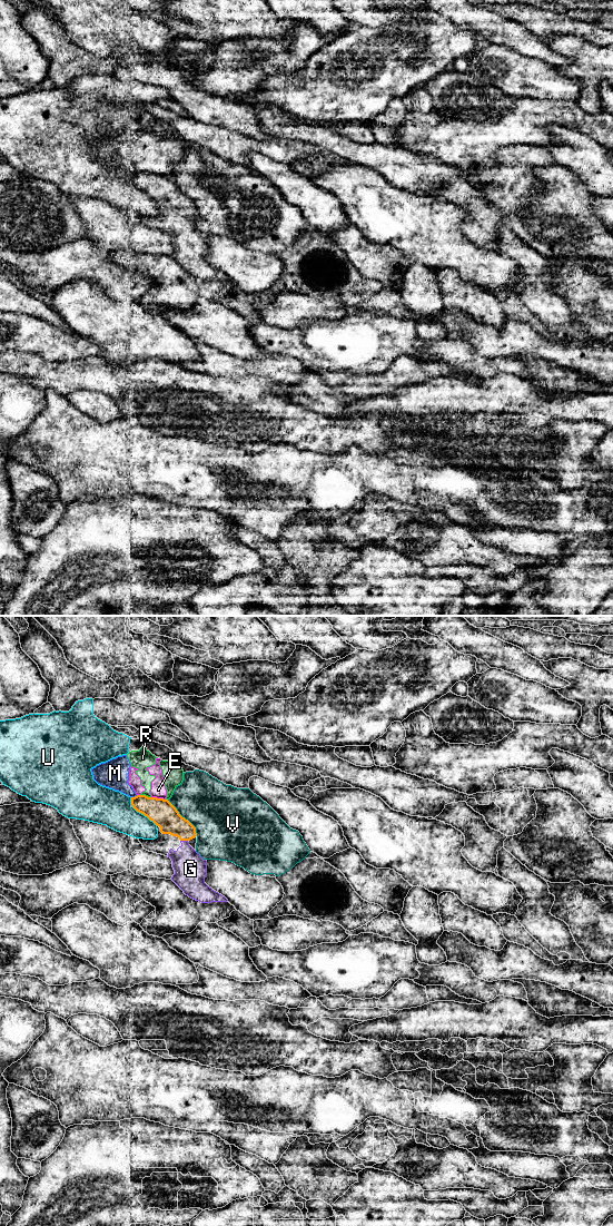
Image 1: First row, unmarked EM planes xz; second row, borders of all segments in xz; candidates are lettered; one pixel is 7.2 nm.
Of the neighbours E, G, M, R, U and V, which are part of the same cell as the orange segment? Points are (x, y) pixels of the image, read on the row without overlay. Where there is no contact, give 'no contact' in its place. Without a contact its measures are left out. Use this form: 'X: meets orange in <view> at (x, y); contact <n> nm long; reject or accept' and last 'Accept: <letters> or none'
E: meets orange in xz at (158, 175); contact 110 nm long; reject
G: meets orange in xz at (184, 216); contact 60 nm long; accept
M: meets orange in xz at (135, 173); contact 50 nm long; reject
R: meets orange in xz at (145, 172); contact 80 nm long; reject
U: meets orange in xz at (140, 188); contact 280 nm long; reject
V: meets orange in xz at (184, 194); contact 340 nm long; reject
Accept: G

